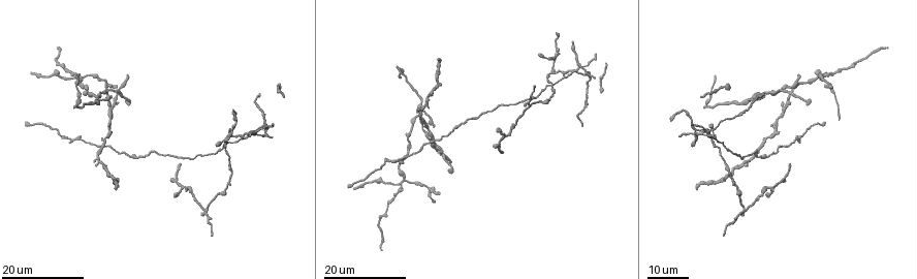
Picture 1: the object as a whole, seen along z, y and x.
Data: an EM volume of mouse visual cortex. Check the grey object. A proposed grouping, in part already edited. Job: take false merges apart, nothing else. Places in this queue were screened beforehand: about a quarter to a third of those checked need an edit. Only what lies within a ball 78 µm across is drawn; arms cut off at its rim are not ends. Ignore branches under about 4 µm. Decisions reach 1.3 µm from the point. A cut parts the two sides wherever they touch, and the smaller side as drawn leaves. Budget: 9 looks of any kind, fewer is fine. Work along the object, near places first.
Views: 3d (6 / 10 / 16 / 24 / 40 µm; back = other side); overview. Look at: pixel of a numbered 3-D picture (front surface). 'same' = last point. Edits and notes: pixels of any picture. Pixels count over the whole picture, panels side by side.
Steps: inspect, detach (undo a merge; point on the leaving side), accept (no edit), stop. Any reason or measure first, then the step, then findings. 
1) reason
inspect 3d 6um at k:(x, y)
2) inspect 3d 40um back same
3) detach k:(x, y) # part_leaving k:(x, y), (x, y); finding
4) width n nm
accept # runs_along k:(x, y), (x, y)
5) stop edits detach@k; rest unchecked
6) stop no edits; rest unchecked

looks like a crossing
inspect 3d 16um at 1:(791, 90)

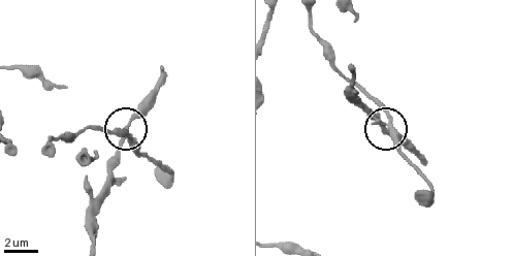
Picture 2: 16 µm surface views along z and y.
zoom in
inspect 3d 6um at 2:(388, 124)

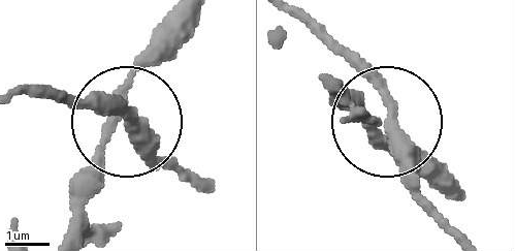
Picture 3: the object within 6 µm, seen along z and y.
accept # one neuron here

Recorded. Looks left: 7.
inspect 3d 24um at 1:(751, 96)

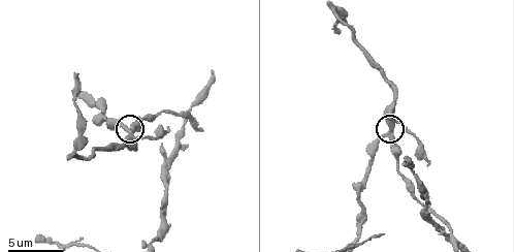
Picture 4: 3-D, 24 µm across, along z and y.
zoom in
inspect 3d 6um at 4:(384, 134)

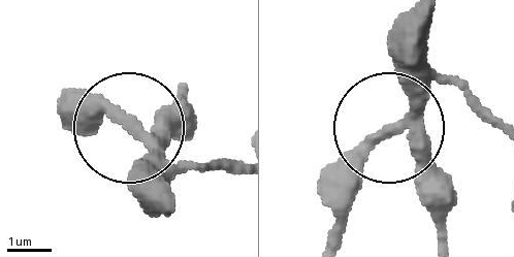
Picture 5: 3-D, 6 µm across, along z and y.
inspect 3d 6um back at 5:(398, 127)

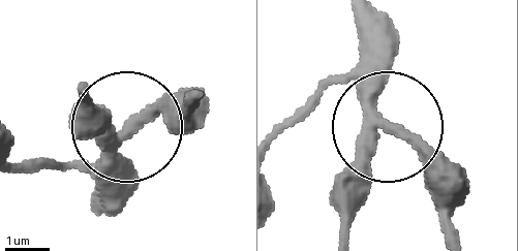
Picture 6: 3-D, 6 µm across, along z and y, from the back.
arms 3
accept # runs_along 6:(83, 96), (124, 133), (117, 215); continuous, no second neuron

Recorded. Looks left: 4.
inspect 3d 24um at 1:(705, 130)

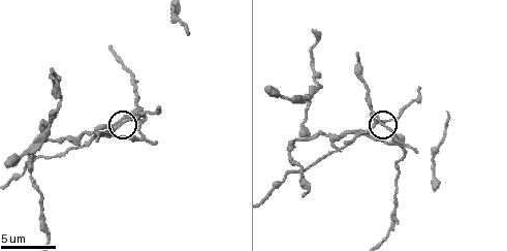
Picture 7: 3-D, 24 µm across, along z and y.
inspect 3d 6um at 7:(375, 122)

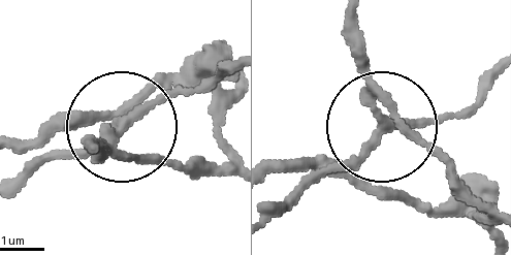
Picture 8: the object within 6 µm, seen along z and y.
width 220 nm
detach 8:(368, 154) # part_leaving 8:(365, 89), (365, 140), (277, 206); two neurons meet here

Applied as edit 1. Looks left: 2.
stop edits detach@8; rest unchecked

